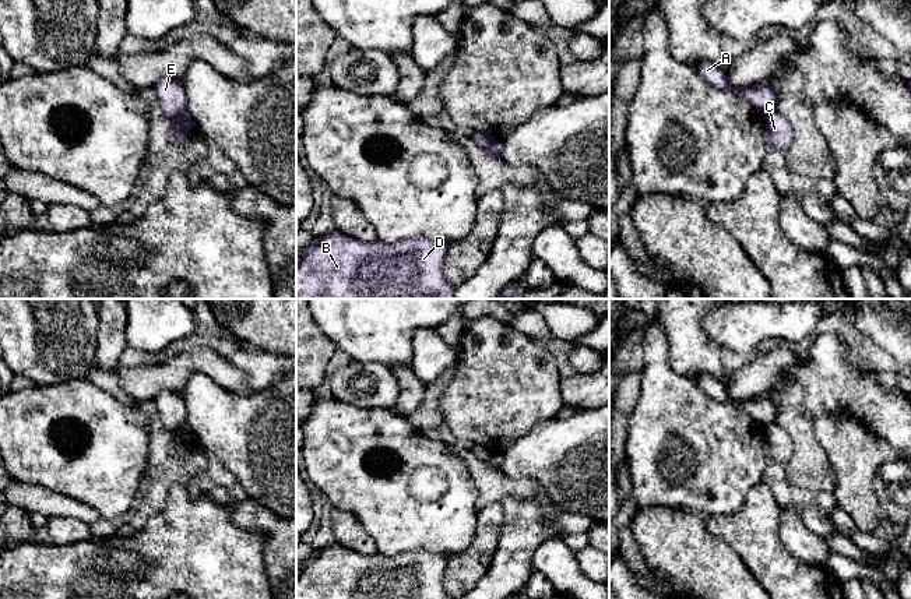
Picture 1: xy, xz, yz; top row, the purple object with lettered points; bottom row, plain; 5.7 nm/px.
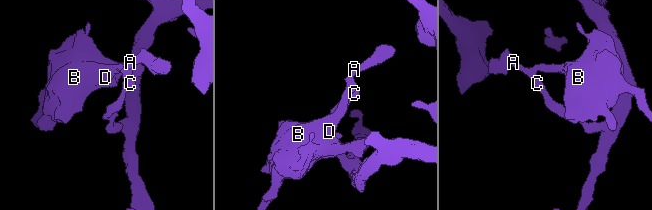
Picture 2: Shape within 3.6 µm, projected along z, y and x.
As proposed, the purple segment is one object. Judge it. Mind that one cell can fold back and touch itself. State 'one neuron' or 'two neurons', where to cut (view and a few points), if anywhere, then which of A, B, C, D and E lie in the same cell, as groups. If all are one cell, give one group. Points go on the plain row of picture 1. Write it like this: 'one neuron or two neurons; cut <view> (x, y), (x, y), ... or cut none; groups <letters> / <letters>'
two neurons; cut xy (185, 422), (172, 432); groups A B D E / C

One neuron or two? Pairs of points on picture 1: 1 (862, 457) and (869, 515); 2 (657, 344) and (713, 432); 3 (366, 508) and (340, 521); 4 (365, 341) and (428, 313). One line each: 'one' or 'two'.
1: one
2: one
3: two
4: one

